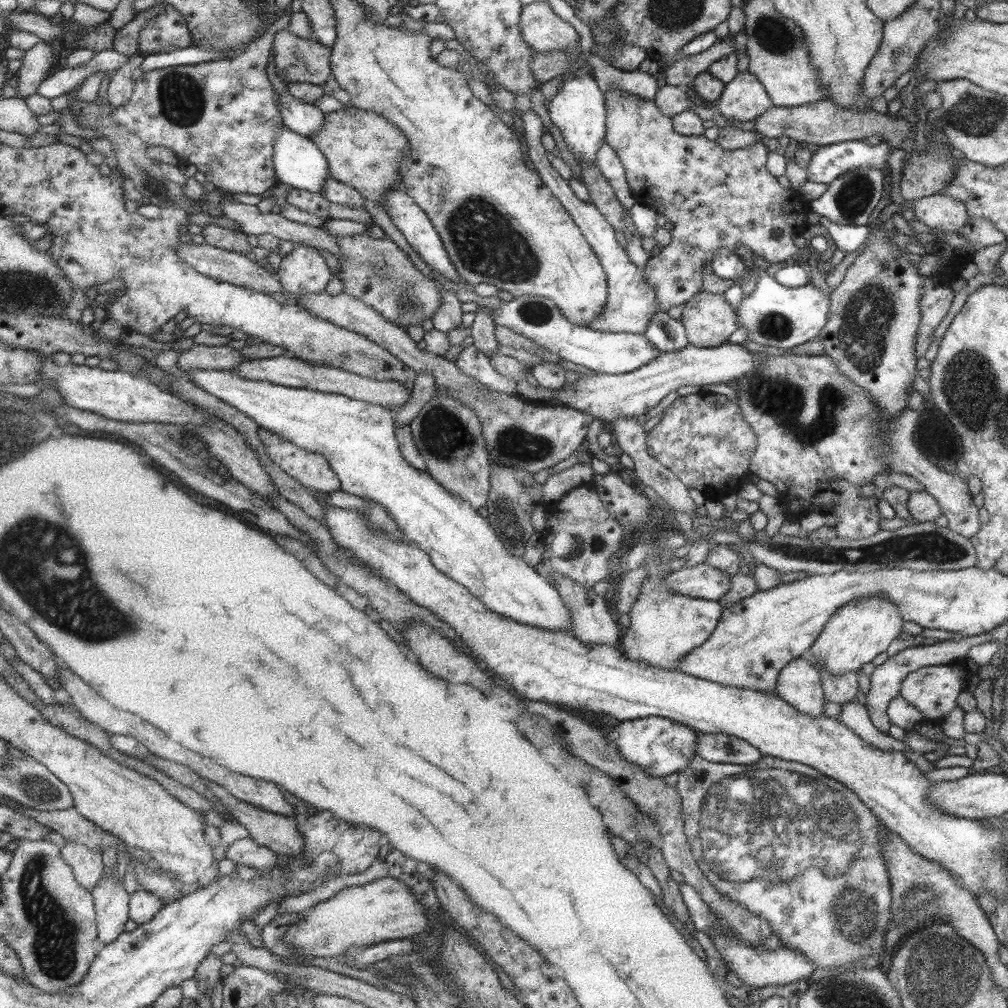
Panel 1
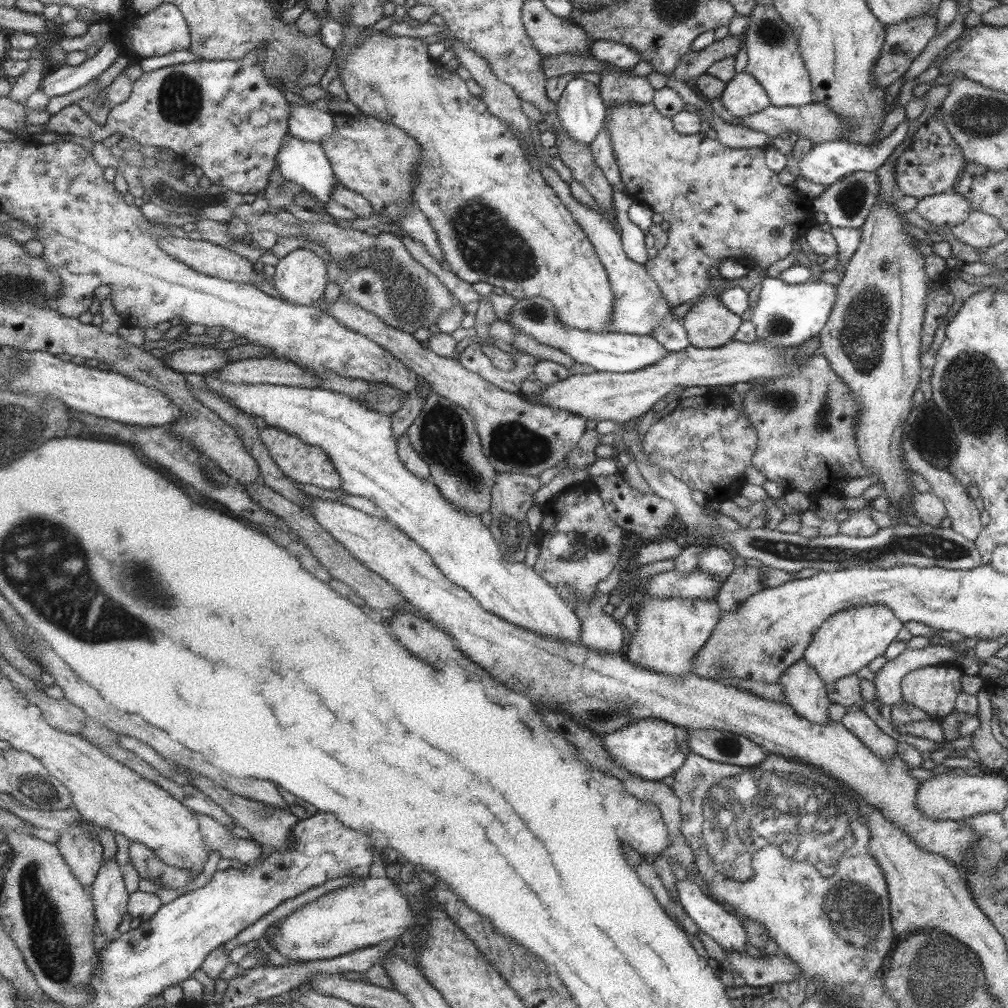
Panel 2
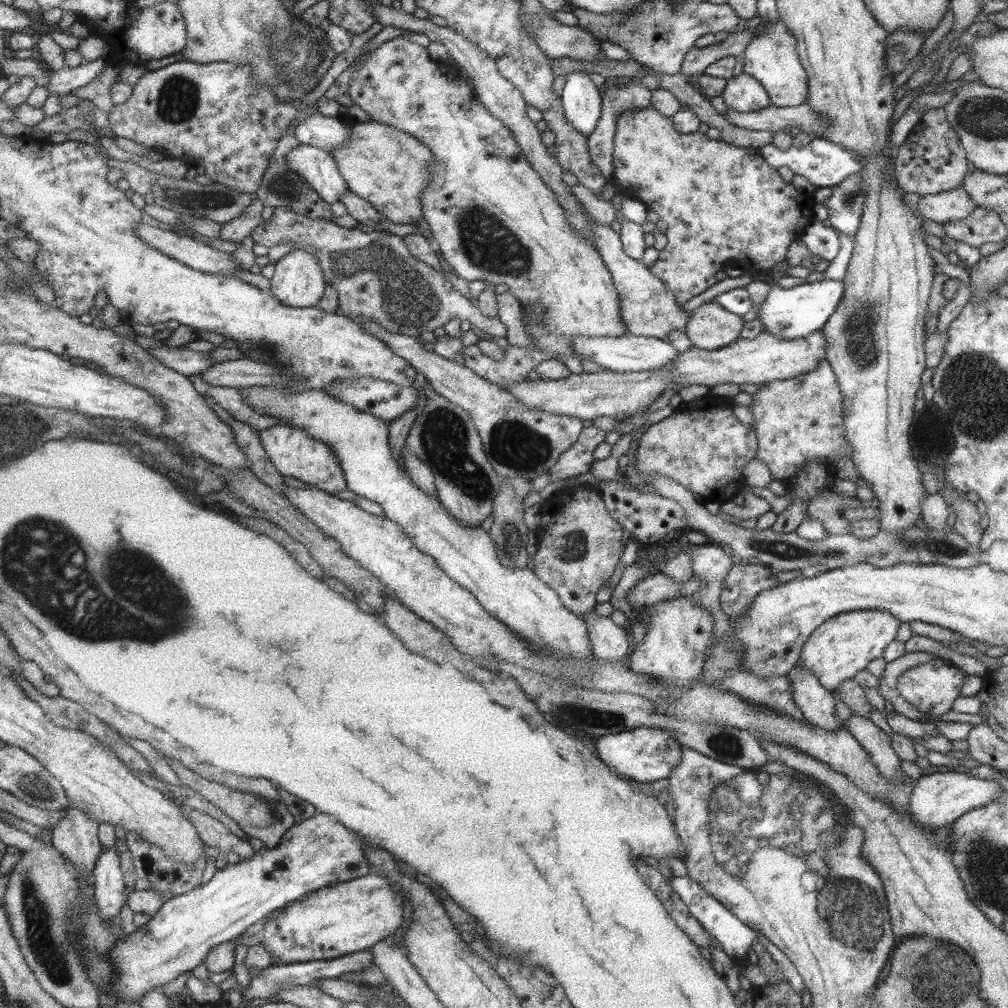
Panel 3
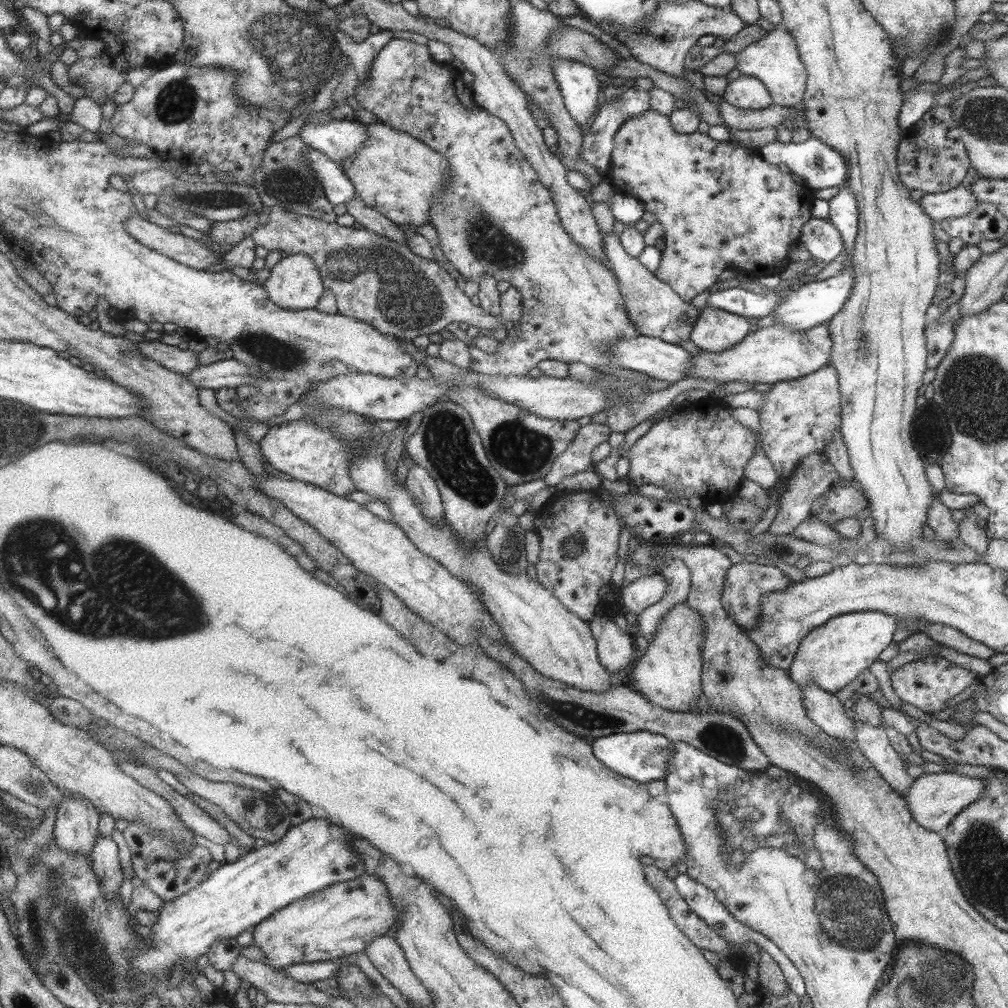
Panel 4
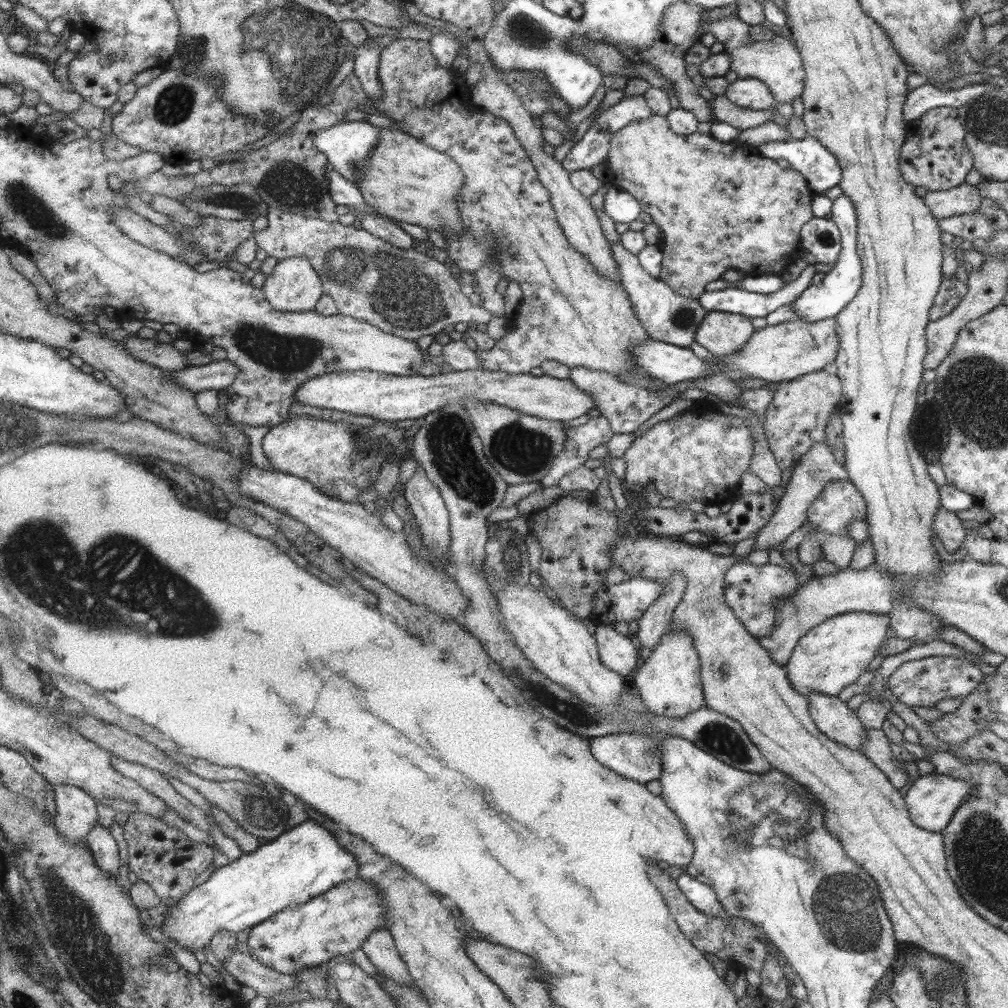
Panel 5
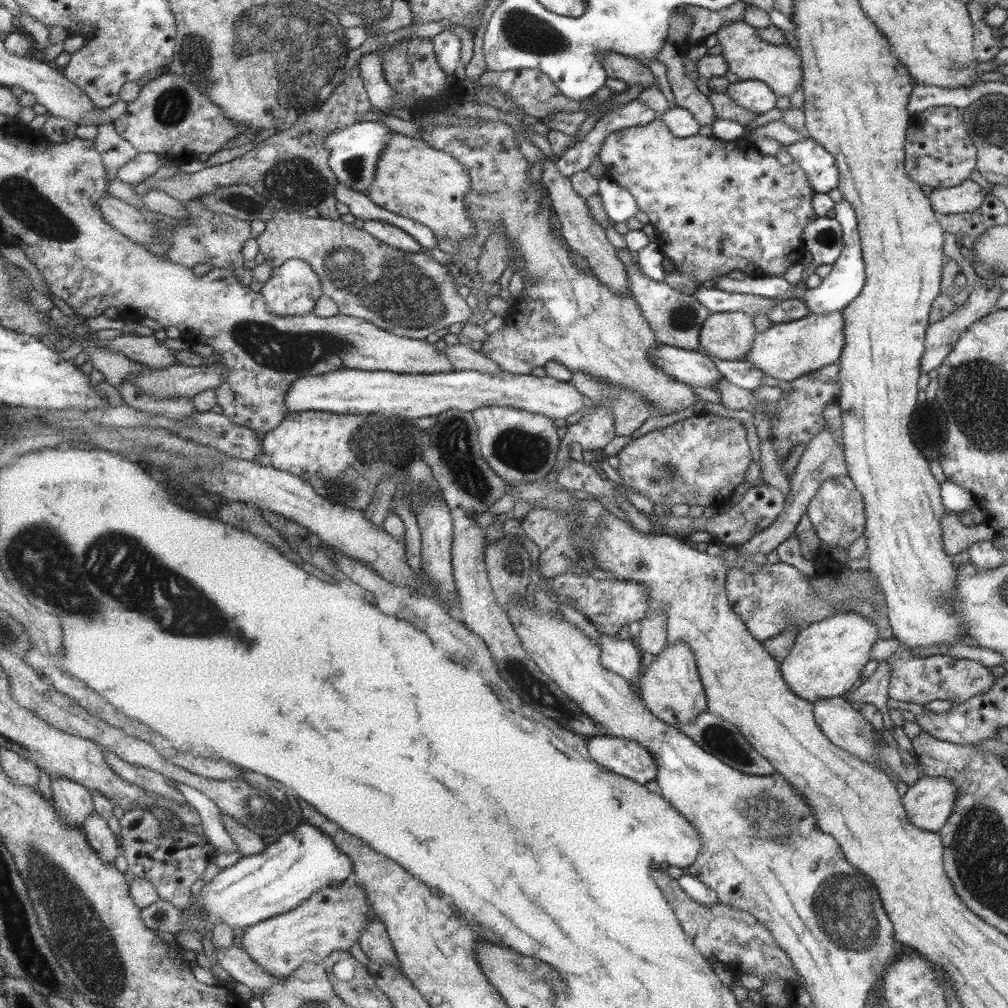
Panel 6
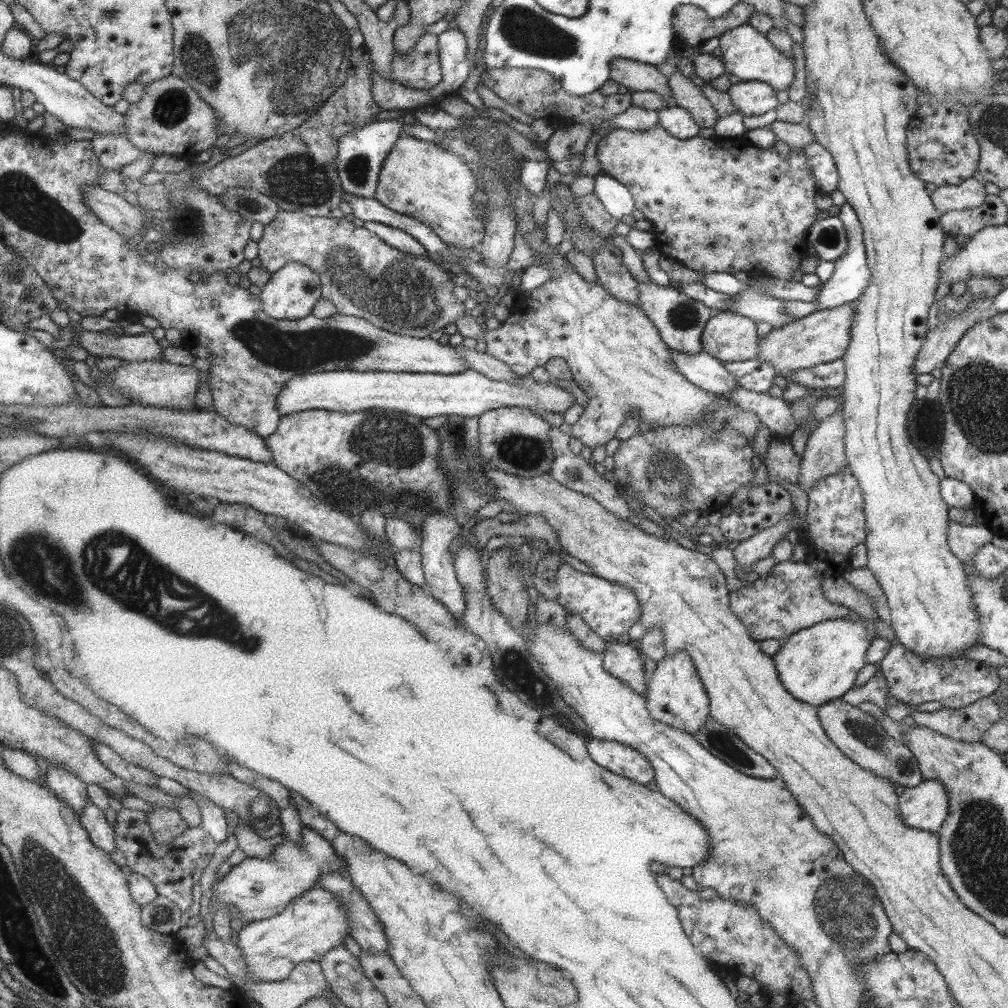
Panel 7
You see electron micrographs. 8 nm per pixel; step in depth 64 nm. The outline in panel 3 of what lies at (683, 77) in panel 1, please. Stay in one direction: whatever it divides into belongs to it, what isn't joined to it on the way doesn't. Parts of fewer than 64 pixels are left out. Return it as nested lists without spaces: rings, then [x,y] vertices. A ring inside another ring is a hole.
[[[738,29],[728,33],[726,38],[715,46],[704,48],[692,47],[683,60],[683,75],[701,75],[709,64],[727,56],[738,58],[746,50],[753,38],[753,29]]]

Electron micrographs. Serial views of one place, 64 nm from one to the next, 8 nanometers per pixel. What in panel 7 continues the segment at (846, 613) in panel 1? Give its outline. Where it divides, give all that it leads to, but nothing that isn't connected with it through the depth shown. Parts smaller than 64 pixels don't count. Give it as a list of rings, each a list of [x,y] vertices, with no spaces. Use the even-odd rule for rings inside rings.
[[[825,620],[822,623],[813,624],[809,628],[802,628],[789,635],[783,642],[783,646],[775,656],[771,656],[777,670],[779,680],[783,687],[792,697],[799,701],[805,701],[815,707],[825,704],[829,700],[839,699],[846,694],[855,682],[857,672],[863,668],[865,662],[865,650],[869,646],[870,634],[867,633],[867,626],[861,620]]]

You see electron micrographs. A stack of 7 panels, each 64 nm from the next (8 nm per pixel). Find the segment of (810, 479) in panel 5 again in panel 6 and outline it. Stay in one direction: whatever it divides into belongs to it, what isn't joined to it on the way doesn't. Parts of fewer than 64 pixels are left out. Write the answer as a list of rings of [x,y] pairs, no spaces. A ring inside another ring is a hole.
[[[825,427],[813,440],[809,440],[804,448],[793,474],[790,476],[789,494],[785,495],[781,514],[777,514],[777,518],[773,520],[767,529],[755,534],[755,536],[743,545],[735,547],[738,548],[738,555],[741,558],[749,558],[753,554],[767,555],[771,550],[781,544],[781,542],[788,540],[791,532],[795,530],[801,514],[805,513],[808,506],[810,506],[811,497],[815,495],[815,491],[819,489],[819,485],[827,480],[827,478],[846,475],[847,466],[844,462],[844,450],[841,448],[841,445],[835,442],[833,434],[830,434]]]

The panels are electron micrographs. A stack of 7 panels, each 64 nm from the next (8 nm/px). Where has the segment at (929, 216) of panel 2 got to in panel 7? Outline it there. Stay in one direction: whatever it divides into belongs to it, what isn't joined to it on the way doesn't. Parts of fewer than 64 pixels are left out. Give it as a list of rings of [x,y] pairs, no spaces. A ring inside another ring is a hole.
[[[969,177],[955,186],[937,186],[932,193],[934,207],[942,213],[973,209],[978,207],[986,196],[983,182],[978,177]]]

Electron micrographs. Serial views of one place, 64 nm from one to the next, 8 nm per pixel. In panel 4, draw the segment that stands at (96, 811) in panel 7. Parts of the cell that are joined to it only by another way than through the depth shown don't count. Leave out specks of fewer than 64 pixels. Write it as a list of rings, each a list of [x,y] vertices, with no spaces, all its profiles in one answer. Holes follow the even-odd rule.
[[[100,835],[95,843],[92,861],[93,869],[102,881],[106,898],[114,900],[118,896],[119,888],[121,888],[124,879],[117,842],[114,842],[111,837]]]

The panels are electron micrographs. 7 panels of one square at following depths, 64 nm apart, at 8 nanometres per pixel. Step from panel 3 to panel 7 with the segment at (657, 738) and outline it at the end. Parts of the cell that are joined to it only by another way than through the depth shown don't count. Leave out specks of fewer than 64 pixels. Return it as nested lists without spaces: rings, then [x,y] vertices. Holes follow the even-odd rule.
[[[593,738],[586,742],[585,748],[589,758],[601,768],[608,769],[610,774],[627,777],[642,785],[654,780],[654,768],[650,761],[630,745]]]

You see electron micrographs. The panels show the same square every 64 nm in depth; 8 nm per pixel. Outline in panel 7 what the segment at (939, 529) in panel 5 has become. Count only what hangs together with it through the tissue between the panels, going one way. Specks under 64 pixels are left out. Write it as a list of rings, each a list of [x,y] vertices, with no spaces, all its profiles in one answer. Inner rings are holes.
[[[950,521],[947,528],[947,541],[949,542],[950,551],[954,553],[959,560],[971,564],[973,554],[989,543],[992,534],[982,523],[964,526],[954,521]]]

